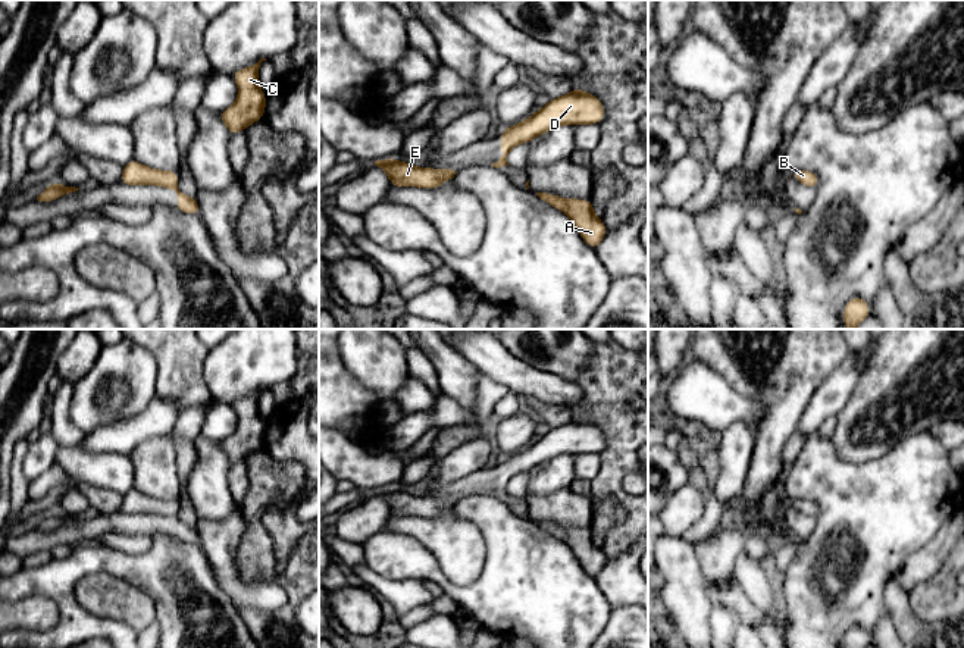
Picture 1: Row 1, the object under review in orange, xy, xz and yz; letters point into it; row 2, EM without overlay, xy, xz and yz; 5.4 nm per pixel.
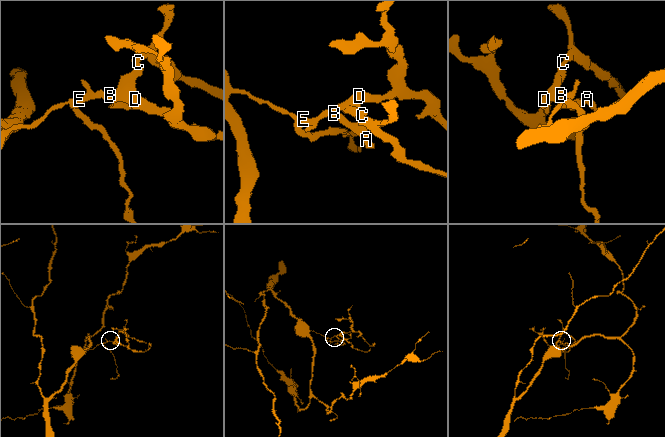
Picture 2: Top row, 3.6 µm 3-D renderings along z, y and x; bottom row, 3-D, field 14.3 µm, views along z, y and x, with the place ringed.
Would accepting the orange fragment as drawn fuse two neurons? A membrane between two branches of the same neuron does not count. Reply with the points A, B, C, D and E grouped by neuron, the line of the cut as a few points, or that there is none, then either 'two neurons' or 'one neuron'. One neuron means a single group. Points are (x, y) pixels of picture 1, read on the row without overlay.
A C D / B E | xy (175, 515), (169, 516) | two neurons

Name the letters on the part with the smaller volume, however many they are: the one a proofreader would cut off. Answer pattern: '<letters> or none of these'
A, C, D

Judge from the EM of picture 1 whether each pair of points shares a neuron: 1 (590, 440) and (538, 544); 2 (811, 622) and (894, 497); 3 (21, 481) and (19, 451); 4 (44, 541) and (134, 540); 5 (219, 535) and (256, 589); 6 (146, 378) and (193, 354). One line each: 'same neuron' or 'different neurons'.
1: different neurons
2: same neuron
3: same neuron
4: different neurons
5: same neuron
6: different neurons

